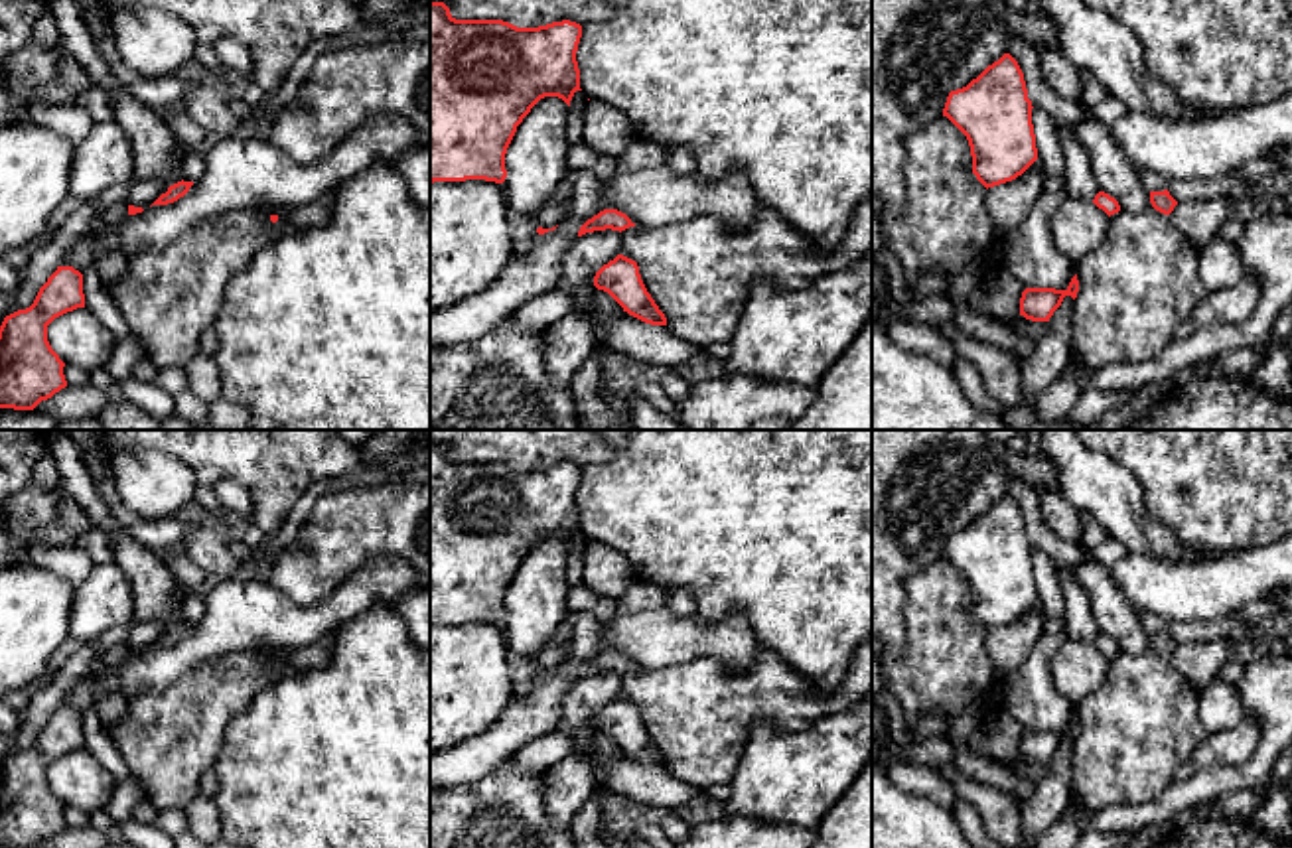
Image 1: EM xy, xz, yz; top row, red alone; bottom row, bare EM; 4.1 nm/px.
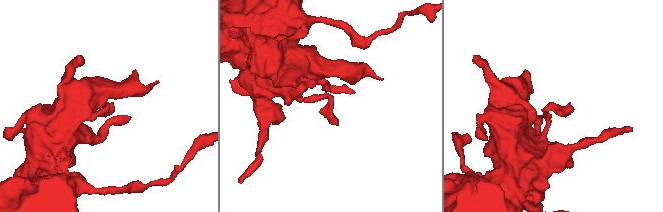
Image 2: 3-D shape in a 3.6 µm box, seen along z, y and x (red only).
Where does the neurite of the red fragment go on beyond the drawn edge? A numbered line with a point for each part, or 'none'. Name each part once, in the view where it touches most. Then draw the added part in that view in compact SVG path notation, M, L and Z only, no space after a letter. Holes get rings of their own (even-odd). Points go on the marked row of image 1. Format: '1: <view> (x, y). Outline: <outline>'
none

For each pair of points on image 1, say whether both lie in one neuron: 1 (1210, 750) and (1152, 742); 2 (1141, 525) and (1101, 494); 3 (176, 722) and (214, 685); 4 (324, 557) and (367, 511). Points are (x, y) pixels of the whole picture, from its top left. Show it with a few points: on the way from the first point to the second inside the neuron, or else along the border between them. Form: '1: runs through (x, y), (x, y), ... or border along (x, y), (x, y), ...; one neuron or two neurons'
1: border along (1208, 734), (1190, 758); two neurons
2: runs through (1131, 519), (1111, 499); one neuron
3: runs through (186, 712), (204, 695); one neuron
4: runs through (336, 545), (358, 523); one neuron

